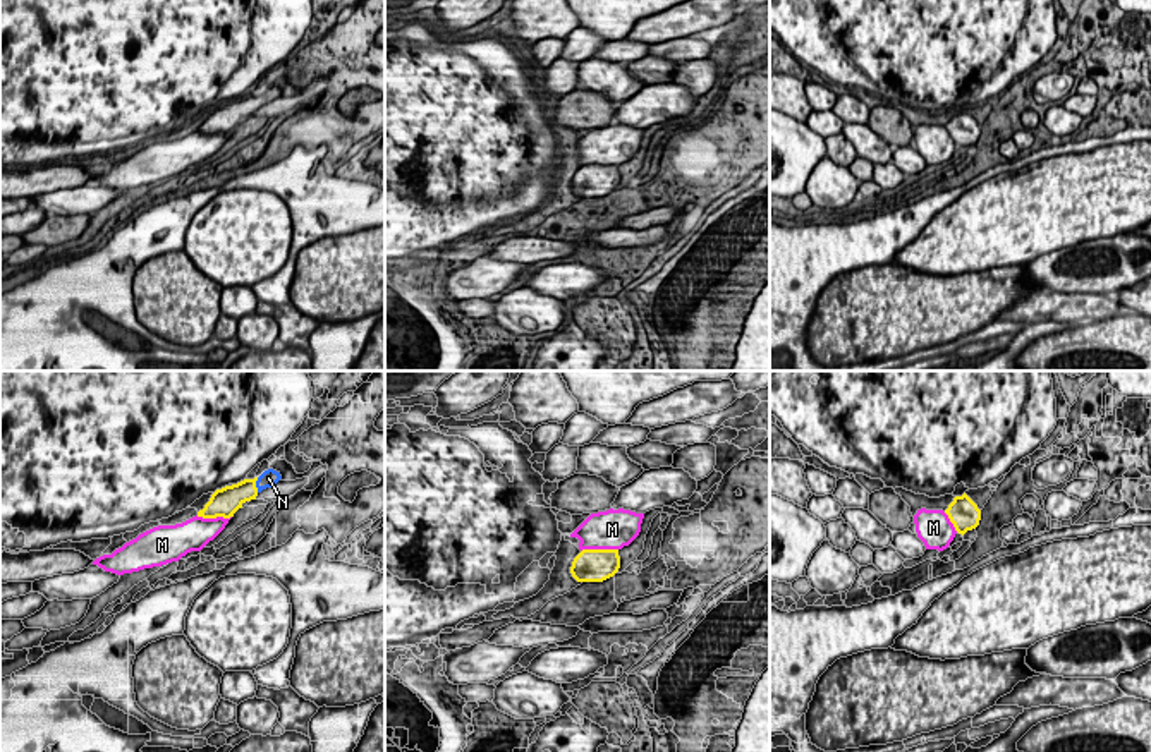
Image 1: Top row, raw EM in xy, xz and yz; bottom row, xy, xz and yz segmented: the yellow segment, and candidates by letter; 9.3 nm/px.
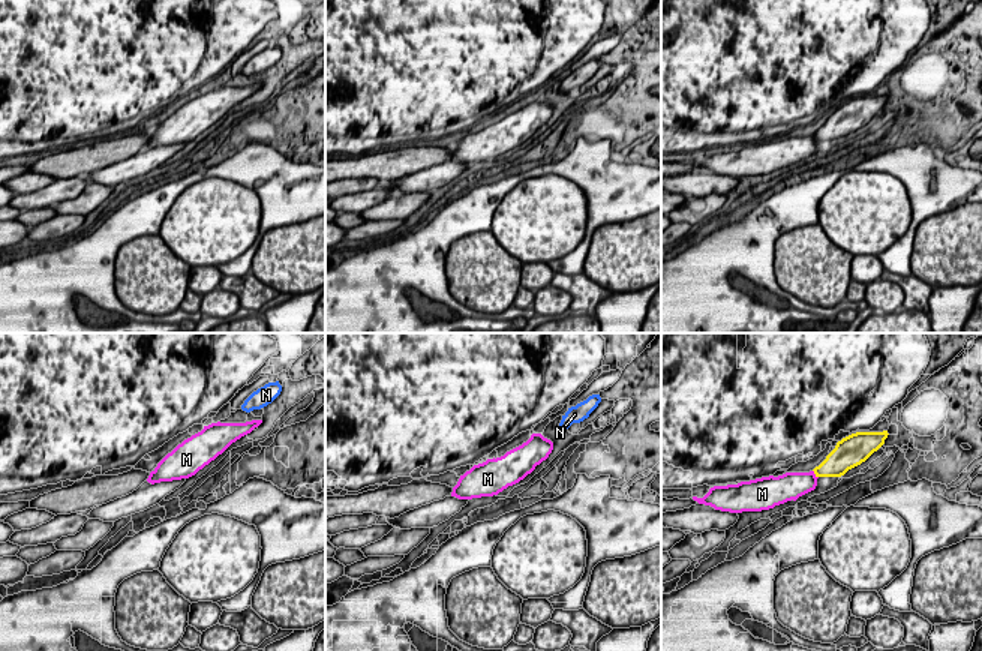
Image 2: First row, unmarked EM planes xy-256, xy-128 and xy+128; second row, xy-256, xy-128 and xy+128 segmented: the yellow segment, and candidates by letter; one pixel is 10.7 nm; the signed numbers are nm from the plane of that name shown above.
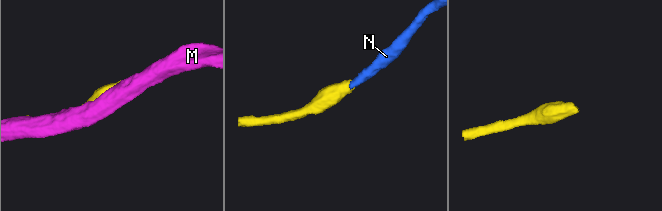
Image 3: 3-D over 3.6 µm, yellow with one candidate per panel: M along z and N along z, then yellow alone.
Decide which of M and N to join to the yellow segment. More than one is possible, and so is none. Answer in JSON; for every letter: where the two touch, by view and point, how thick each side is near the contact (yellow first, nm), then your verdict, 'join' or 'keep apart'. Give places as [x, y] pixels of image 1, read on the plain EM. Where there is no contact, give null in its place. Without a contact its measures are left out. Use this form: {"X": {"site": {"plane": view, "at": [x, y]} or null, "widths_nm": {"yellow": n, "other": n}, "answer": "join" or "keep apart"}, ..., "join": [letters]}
{"M": {"site": {"plane": "xz", "at": [598, 165]}, "widths_nm": {"yellow": 320, "other": 380}, "answer": "keep apart"}, "N": {"site": {"plane": "xy", "at": [255, 100]}, "widths_nm": {"yellow": 220, "other": 160}, "answer": "join"}, "join": ["N"]}

